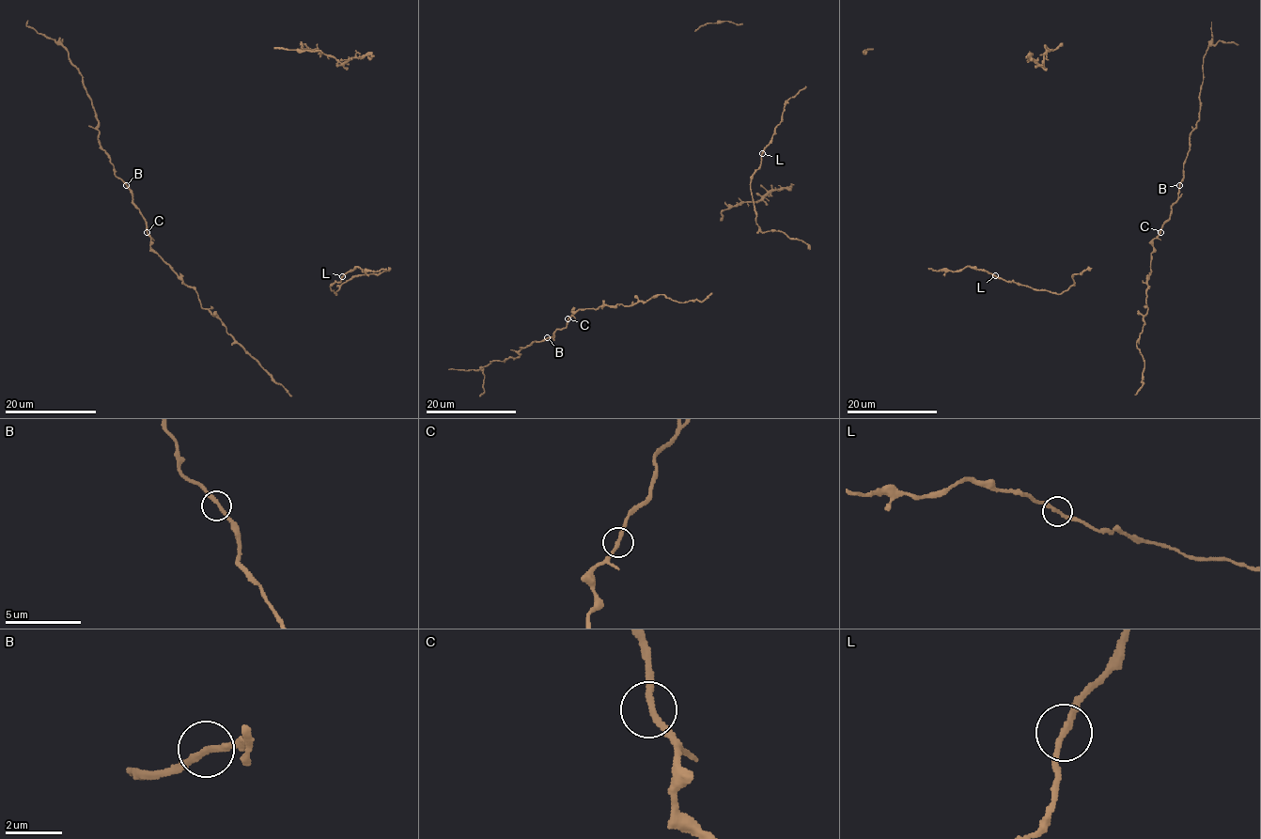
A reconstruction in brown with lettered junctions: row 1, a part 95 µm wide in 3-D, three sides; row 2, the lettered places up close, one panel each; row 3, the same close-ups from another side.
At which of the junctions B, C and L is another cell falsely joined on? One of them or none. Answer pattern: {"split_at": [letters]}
{"split_at": ["L"]}

